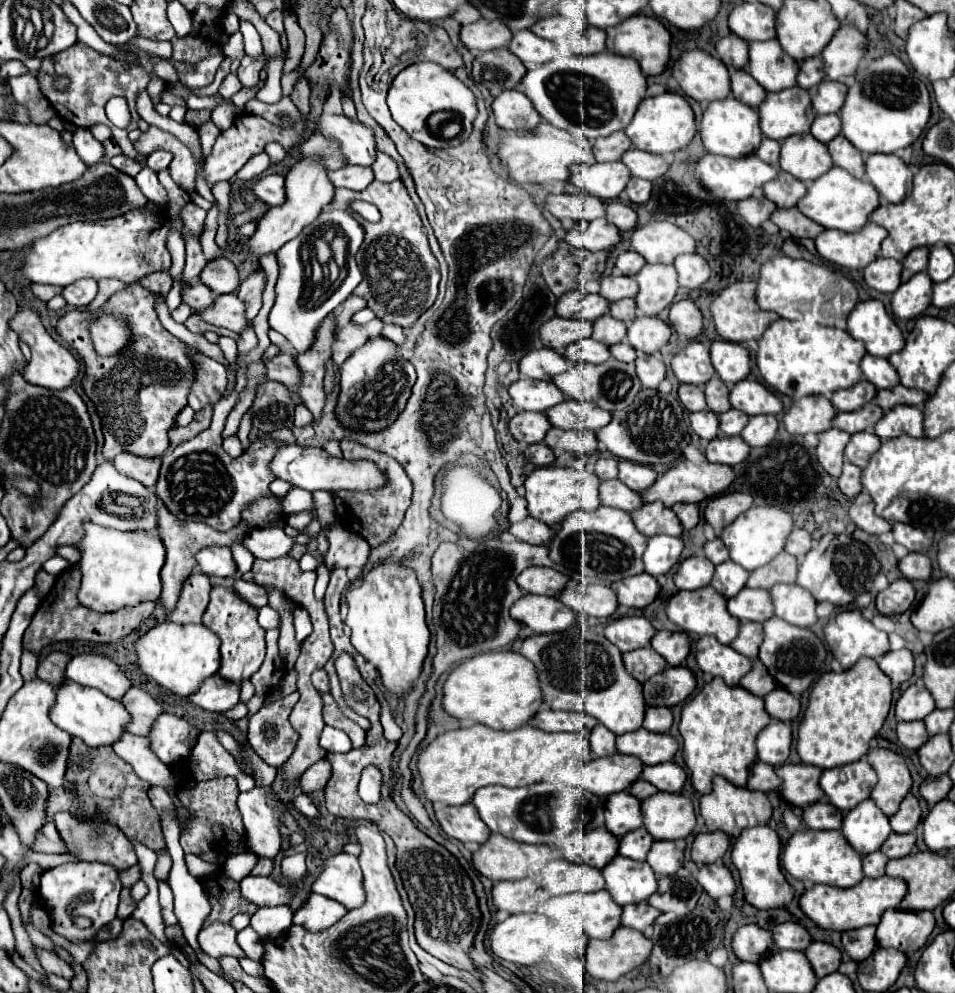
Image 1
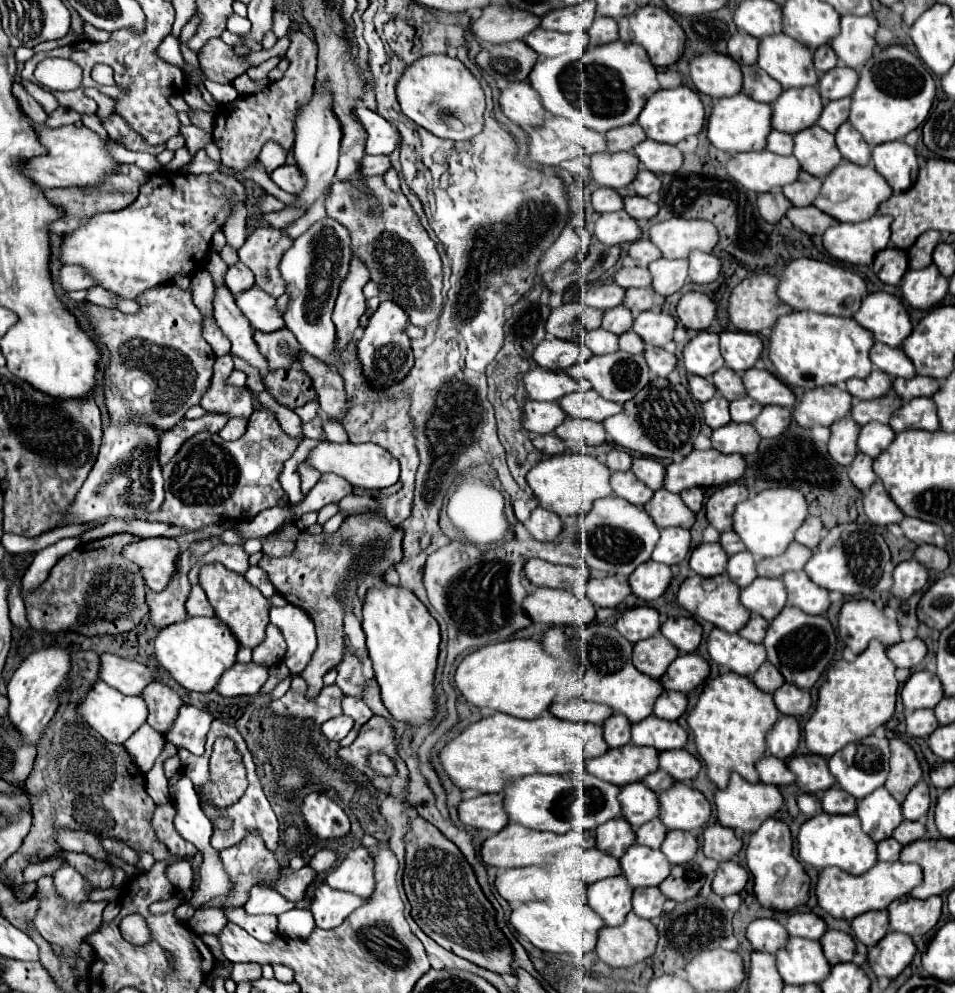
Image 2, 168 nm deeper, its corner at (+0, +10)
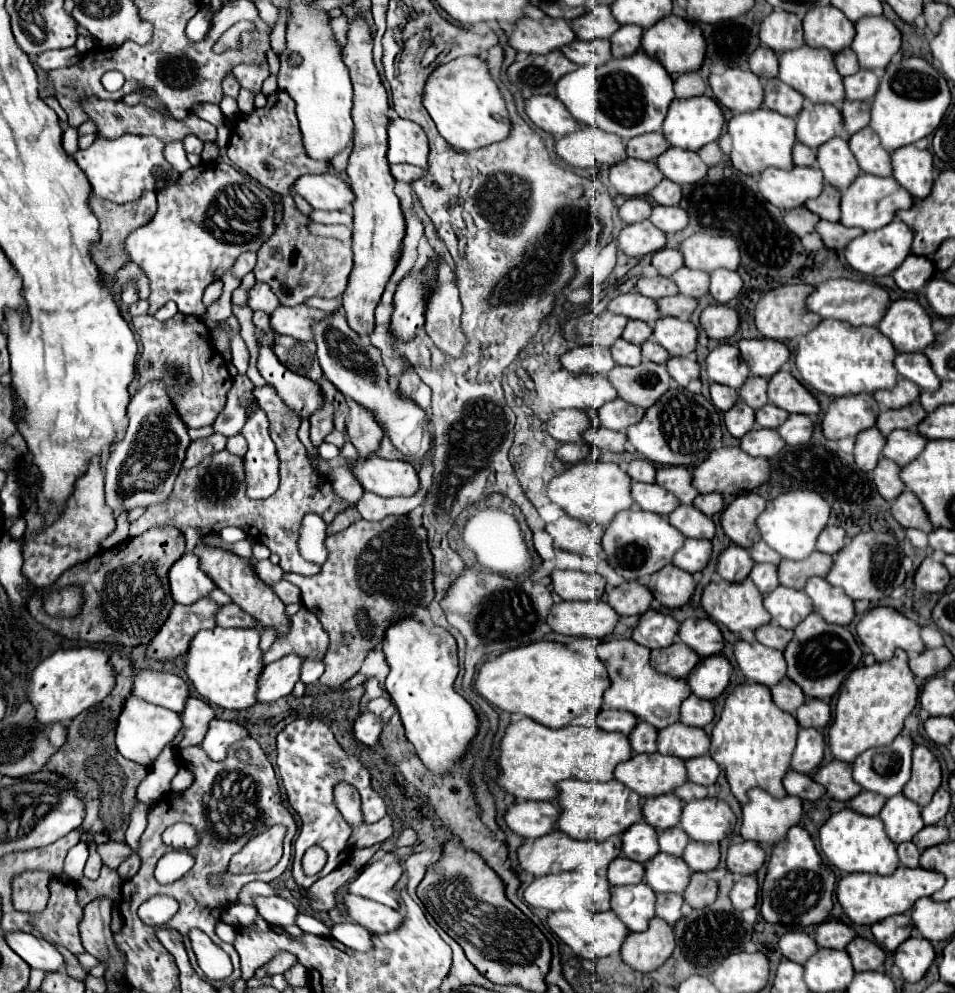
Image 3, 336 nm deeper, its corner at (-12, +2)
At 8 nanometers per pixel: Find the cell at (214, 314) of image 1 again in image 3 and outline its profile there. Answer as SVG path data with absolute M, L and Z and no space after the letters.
M303 304L299 306L279 306L273 310L271 314L271 328L277 334L285 334L291 336L299 342L307 342L313 340L313 332L311 332L311 324L325 318L327 314L315 308L307 308Z

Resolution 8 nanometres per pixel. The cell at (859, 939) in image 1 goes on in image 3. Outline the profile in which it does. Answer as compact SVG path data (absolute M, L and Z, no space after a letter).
M909 914L901 916L889 916L889 920L881 920L881 924L873 924L871 932L879 946L893 952L901 942L905 942L909 936L913 936L913 924Z

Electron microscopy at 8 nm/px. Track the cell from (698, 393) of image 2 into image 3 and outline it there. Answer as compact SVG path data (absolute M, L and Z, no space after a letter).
M711 384L709 392L711 392L711 402L713 402L719 410L723 410L723 412L729 410L729 408L737 402L737 398L739 398L737 390L733 390L733 388L729 388L729 386L721 386L721 384Z

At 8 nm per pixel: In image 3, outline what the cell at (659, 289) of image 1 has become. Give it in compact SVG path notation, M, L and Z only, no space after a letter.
M685 266L679 268L677 272L673 272L671 280L677 284L679 294L691 296L691 298L699 298L699 296L707 294L707 288L709 288L709 274L707 272L689 270Z

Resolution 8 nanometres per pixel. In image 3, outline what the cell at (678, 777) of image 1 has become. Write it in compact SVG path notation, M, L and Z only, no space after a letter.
M707 754L685 760L685 768L687 768L687 780L693 784L701 784L701 786L713 786L719 776L717 762L713 762L711 756Z

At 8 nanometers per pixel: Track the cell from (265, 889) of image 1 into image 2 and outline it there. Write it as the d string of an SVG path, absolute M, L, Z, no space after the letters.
M309 866L301 868L301 870L281 870L279 874L279 880L275 884L265 884L265 886L271 886L275 888L281 896L285 896L287 900L291 902L299 902L303 896L305 896L305 890L307 886L317 878L317 872Z

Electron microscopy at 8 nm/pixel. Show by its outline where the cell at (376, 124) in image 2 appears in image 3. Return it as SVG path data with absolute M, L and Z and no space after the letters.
M393 116L389 122L389 150L387 150L387 160L393 162L407 162L413 166L427 166L427 136L425 132L399 116Z

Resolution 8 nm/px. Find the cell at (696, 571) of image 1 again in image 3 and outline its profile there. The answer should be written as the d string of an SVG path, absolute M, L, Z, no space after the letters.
M729 546L725 548L717 558L717 574L727 582L741 582L749 576L753 568L753 560L749 552L741 546Z

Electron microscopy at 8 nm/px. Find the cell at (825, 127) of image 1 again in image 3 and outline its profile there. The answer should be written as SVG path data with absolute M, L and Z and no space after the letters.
M845 100L841 106L843 112L843 122L845 122L845 130L849 136L853 136L855 132L863 130L869 124L869 112L871 112L871 100L867 102L851 102Z

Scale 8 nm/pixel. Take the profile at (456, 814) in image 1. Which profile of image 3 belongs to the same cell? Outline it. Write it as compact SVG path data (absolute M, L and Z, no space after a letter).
M515 802L507 808L503 820L517 836L537 838L553 830L557 808L553 802Z

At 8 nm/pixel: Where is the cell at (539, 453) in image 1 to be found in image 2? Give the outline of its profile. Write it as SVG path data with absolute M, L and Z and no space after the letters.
M545 434L545 436L533 436L533 444L535 444L535 446L537 446L541 452L551 454L551 456L565 452L565 442L563 442L561 438L553 436L553 434Z

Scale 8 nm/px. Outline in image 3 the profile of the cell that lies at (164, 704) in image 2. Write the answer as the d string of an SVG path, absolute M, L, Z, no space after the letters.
M191 698L189 702L185 702L185 710L179 716L181 716L181 732L177 732L171 744L171 748L175 750L181 750L185 746L197 746L203 740L209 720L215 716L215 712L205 700Z

